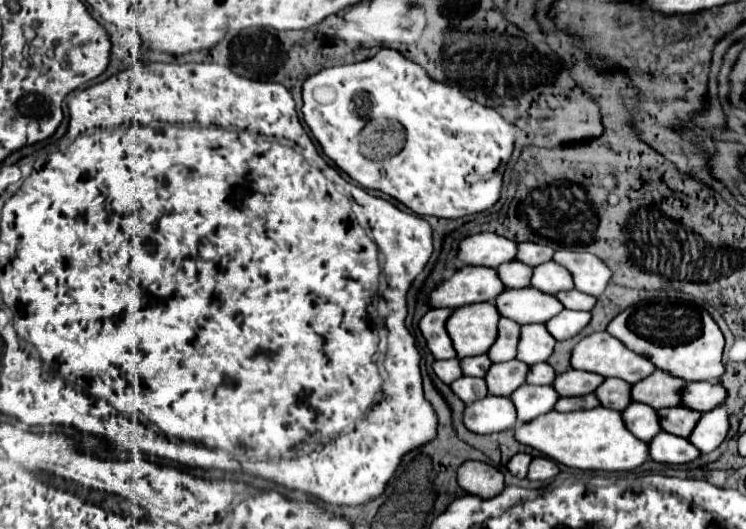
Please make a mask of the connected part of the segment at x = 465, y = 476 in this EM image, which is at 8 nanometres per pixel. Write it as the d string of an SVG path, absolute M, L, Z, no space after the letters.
M464 462L458 468L458 484L470 494L490 498L504 490L504 476L486 462Z

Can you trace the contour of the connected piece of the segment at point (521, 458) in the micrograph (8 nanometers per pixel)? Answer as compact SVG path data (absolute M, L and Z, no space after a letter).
M520 452L520 454L516 454L516 456L508 462L508 470L510 470L514 476L518 476L518 478L526 478L530 462L532 462L532 456Z

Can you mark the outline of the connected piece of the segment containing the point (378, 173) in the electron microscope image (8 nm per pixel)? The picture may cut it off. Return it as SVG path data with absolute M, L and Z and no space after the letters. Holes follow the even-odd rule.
M382 48L374 58L368 58L368 60L362 60L362 62L356 62L356 64L346 64L346 66L334 66L334 68L324 68L324 70L320 70L318 74L314 74L314 76L310 76L306 82L304 82L304 86L302 86L302 98L304 98L304 106L302 106L302 114L304 114L304 122L310 126L310 130L312 130L312 134L314 134L314 138L322 144L322 150L324 150L324 154L328 156L328 158L332 158L344 172L348 172L350 174L350 178L352 180L356 180L356 182L360 182L364 188L368 188L368 190L380 190L380 192L384 192L384 194L388 194L388 196L392 196L392 198L396 198L398 202L402 202L404 206L408 206L412 212L416 212L416 214L420 214L420 216L438 216L438 218L462 218L462 216L470 216L470 214L478 214L478 212L484 212L484 210L488 210L488 208L492 208L498 200L500 200L500 194L502 194L502 178L504 178L504 172L502 172L502 168L506 170L506 164L510 162L510 158L512 158L512 152L514 152L514 140L516 140L516 136L518 136L518 128L516 126L512 126L510 124L510 120L506 120L506 118L502 118L502 114L498 114L494 108L488 108L488 106L482 106L482 104L478 104L478 102L474 102L474 100L470 100L470 98L464 98L464 94L458 90L458 86L450 86L450 84L446 84L446 82L438 82L438 80L434 80L434 78L430 78L430 74L426 74L426 70L420 66L420 64L416 64L416 62L412 62L412 60L408 60L408 58L404 58L404 54L402 52L398 52L398 50L392 50L392 48ZM398 128L400 128L400 132L402 132L402 150L396 154L396 156L390 156L390 158L384 158L384 160L370 160L370 158L366 158L366 156L362 156L362 154L366 154L366 150L372 150L374 152L374 156L382 156L382 144L388 144L388 134L390 136L398 136Z

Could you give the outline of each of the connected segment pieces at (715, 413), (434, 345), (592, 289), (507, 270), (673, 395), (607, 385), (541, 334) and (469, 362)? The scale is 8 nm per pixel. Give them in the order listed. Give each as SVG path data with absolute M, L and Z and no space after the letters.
M716 406L714 410L702 414L700 422L690 434L690 442L706 454L716 450L724 442L724 438L728 436L728 430L730 430L728 412L724 406Z
M432 308L420 320L420 330L436 360L456 358L456 350L446 332L446 322L450 318L450 312L454 312L454 308Z
M552 245L555 249L554 262L562 264L572 272L576 290L592 296L600 296L606 290L612 278L606 262L602 262L598 256L588 252L580 254L580 252L572 252L572 248L558 248Z
M506 262L502 266L496 268L498 270L498 276L502 278L502 284L506 288L526 288L530 286L530 274L532 274L532 268L526 266L524 262Z
M654 370L648 378L632 386L632 400L650 404L656 410L668 406L680 406L684 386L686 382L682 378L664 374L664 370Z
M606 378L598 386L596 396L598 396L598 400L600 400L602 406L614 408L618 412L626 410L628 404L632 402L630 400L630 384L628 382L622 382L620 378Z
M528 324L522 326L516 358L526 362L528 366L534 366L538 362L546 362L552 356L554 346L556 338L550 336L544 324Z
M488 354L472 356L472 358L462 358L464 376L484 376L490 366L492 366L492 362L490 362Z

